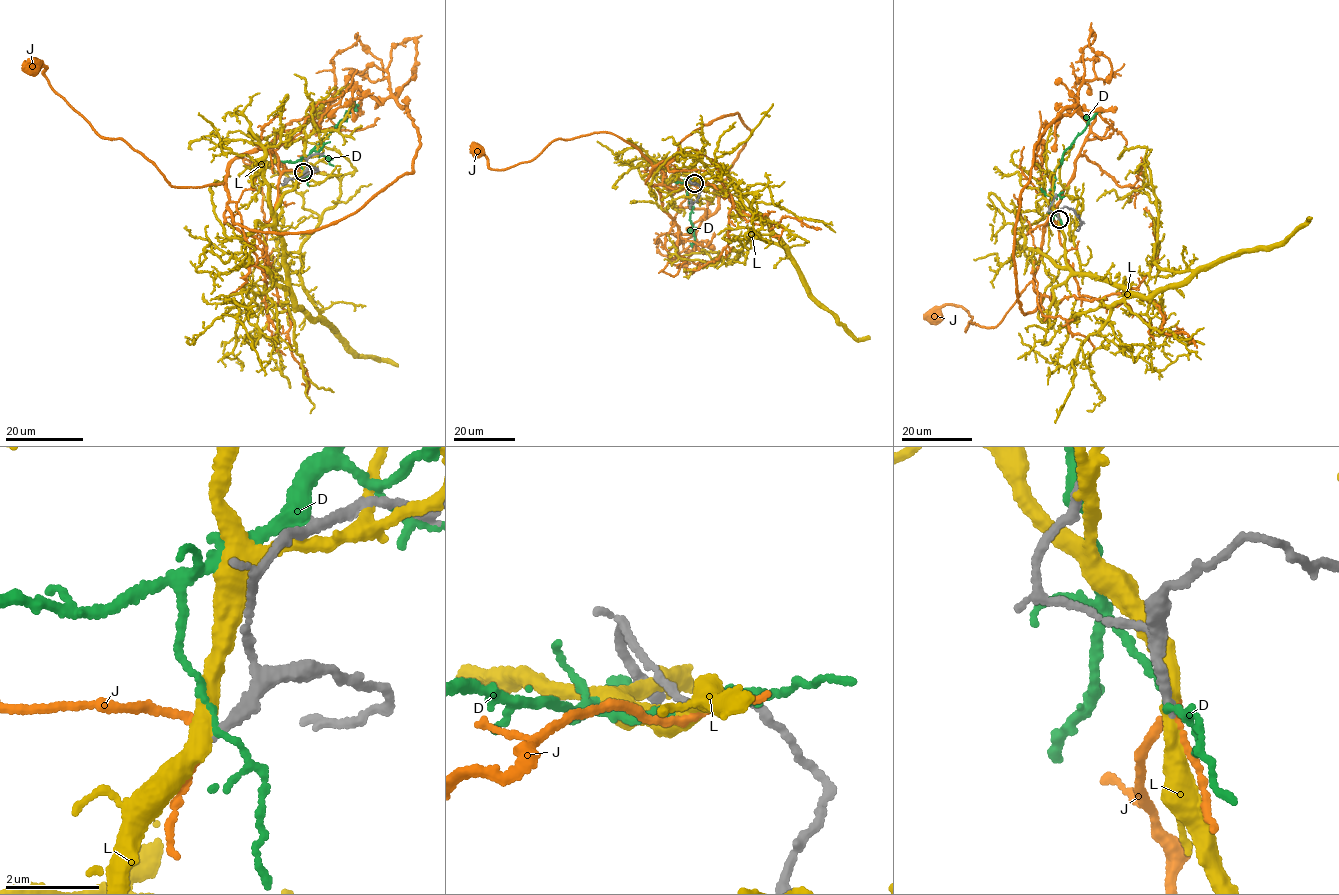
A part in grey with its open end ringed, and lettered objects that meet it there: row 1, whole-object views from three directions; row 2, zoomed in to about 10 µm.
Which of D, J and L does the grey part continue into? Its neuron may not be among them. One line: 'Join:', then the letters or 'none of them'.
Join: J

